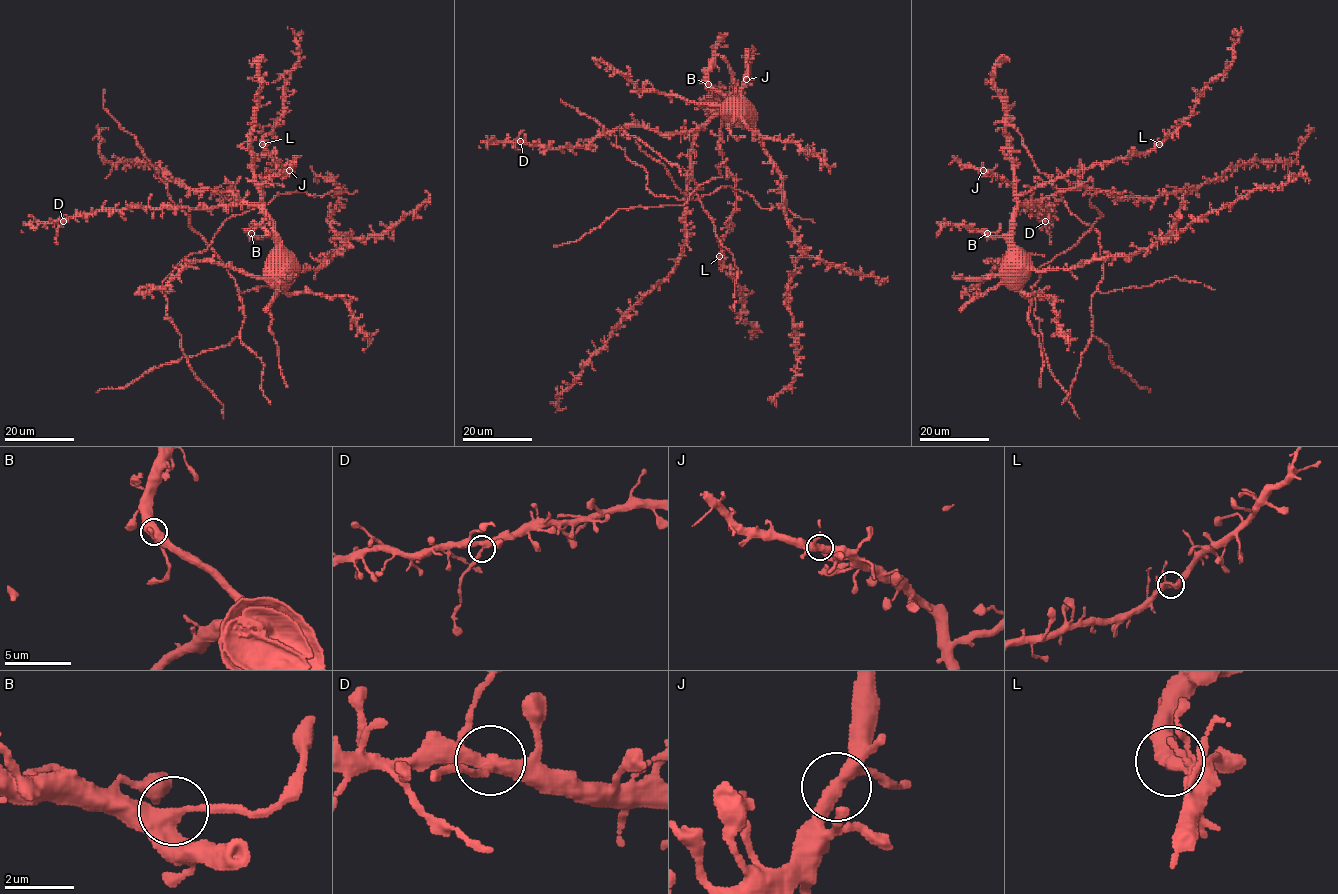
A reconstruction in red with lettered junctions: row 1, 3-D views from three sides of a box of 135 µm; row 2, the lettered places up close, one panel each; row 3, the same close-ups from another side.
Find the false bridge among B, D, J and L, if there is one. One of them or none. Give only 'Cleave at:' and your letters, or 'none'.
Cleave at: none

